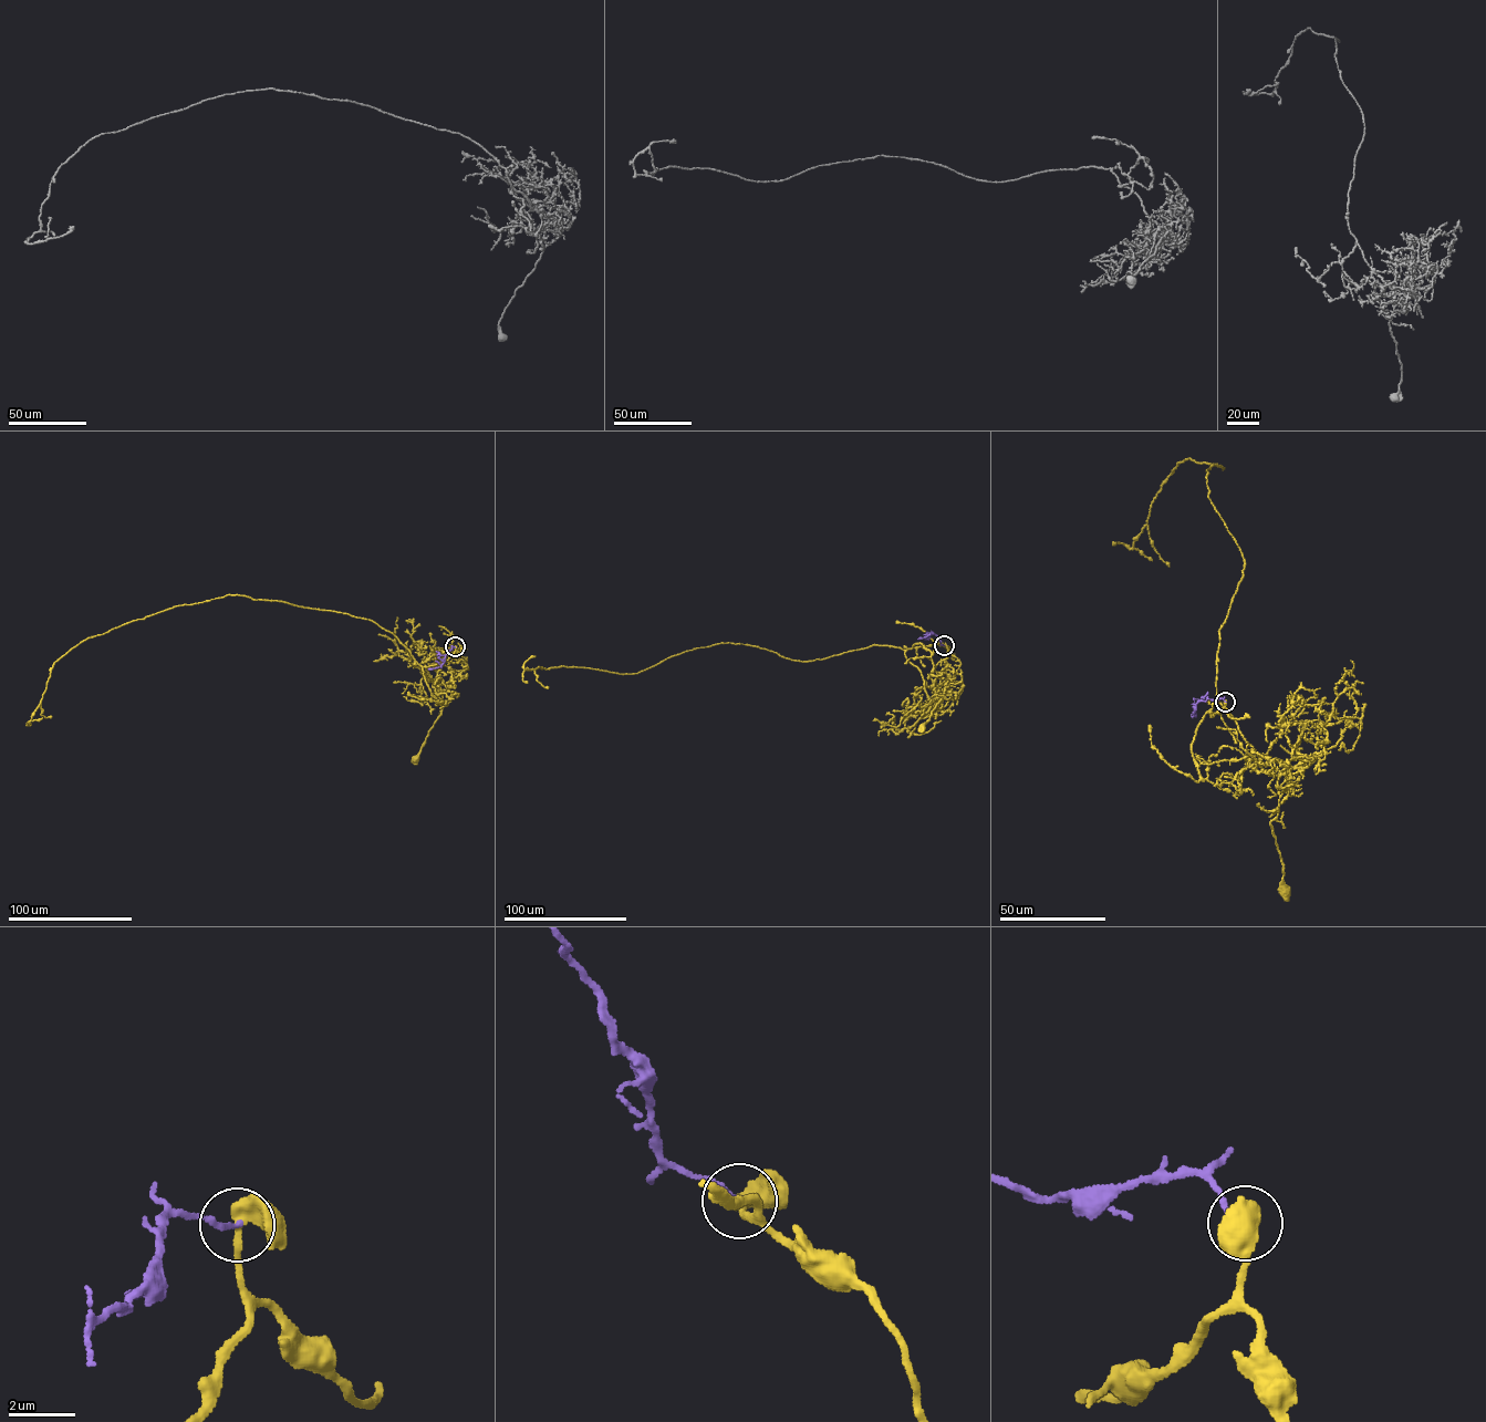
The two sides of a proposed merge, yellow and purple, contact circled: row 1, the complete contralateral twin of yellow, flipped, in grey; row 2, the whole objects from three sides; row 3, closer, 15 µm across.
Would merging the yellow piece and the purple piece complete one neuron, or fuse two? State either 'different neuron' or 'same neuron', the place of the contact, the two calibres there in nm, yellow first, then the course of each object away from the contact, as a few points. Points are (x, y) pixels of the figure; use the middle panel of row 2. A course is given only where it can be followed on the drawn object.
different neuron; at (944, 645); 440 nm thick on the yellow side, 150 nm on the other; yellow runs (944, 645), (912, 647), (904, 652), (920, 671), (929, 707), (936, 697), (942, 701), (922, 727); purple runs (944, 645), (933, 633), (917, 639)

